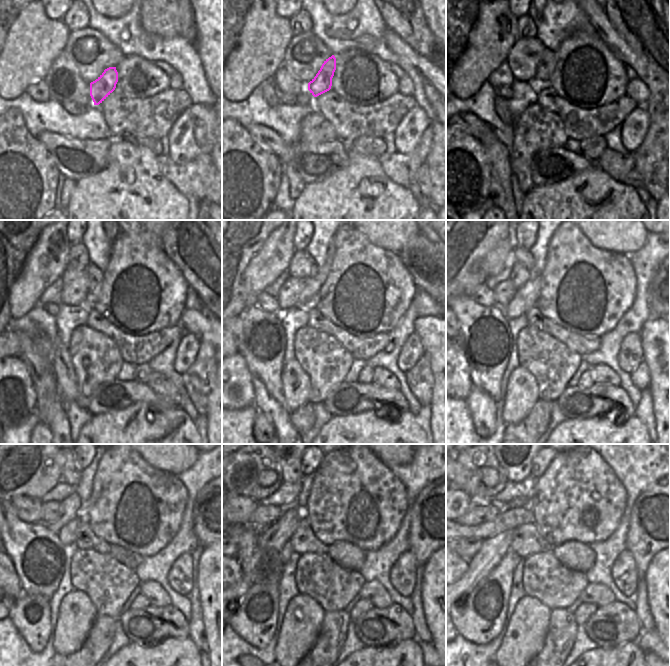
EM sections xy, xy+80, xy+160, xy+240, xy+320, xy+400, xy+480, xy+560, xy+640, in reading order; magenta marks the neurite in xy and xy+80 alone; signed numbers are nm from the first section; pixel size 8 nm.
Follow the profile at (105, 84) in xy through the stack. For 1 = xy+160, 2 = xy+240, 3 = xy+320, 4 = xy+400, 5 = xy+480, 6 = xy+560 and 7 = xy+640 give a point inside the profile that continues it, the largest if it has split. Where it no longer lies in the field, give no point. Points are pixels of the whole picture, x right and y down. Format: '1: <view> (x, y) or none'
1: xy+160 (547, 62)
2: xy+240 (95, 276)
3: xy+320 (313, 271)
4: xy+400 (524, 256)
5: xy+480 (71, 473)
6: xy+560 (289, 464)
7: xy+640 (516, 464)

